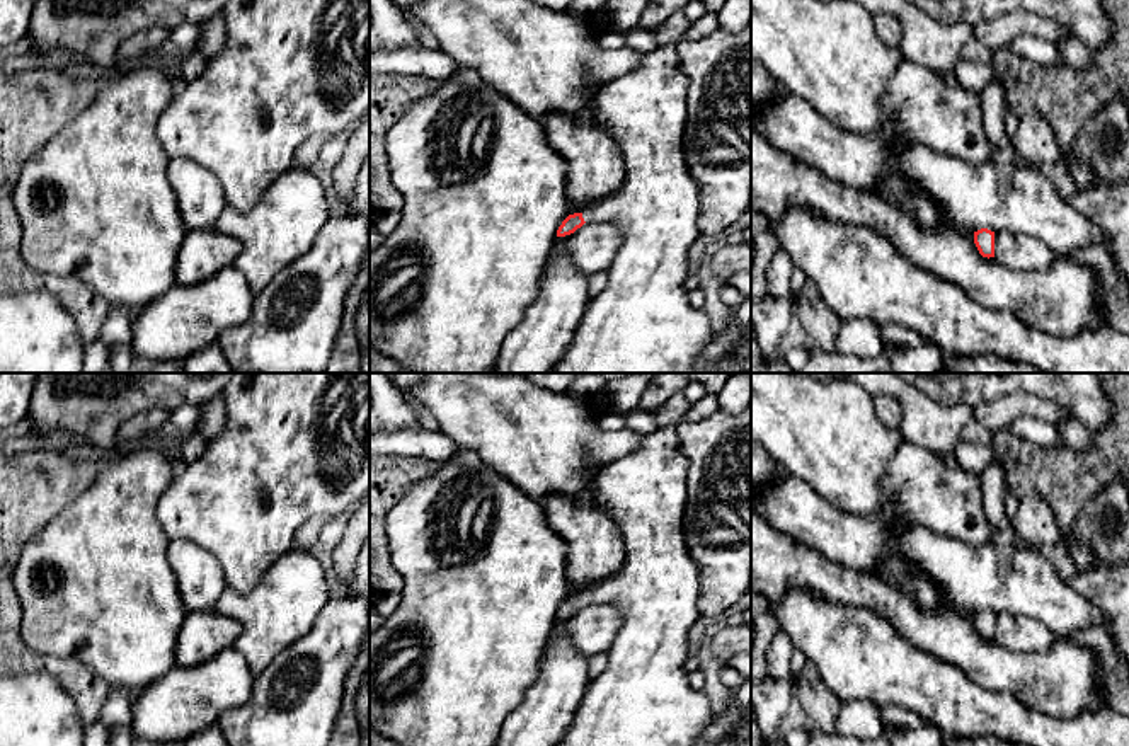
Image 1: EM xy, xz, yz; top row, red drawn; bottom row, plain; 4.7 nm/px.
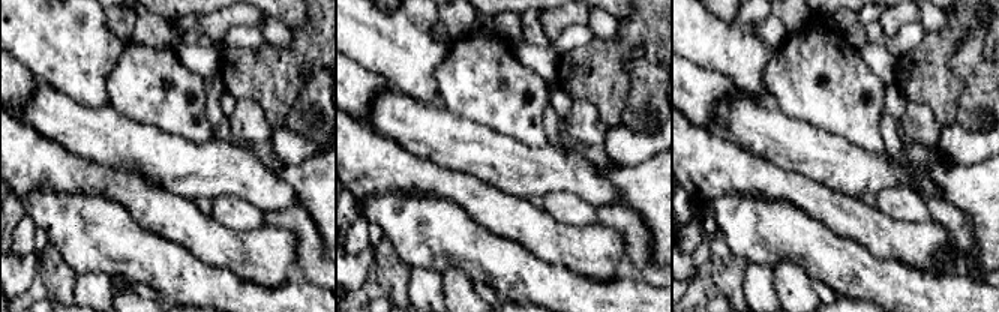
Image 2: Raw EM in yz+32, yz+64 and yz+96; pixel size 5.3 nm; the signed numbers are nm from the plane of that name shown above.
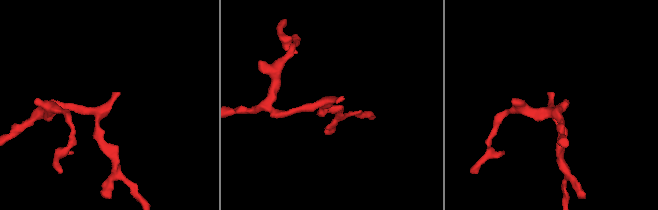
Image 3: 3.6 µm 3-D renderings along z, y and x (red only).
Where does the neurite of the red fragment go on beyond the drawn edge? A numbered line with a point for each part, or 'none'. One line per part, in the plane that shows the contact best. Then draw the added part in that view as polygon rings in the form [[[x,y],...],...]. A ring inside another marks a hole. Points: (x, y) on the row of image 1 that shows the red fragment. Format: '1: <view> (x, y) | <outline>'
1: xz (642, 322) | [[[676,44],[644,53],[640,63],[606,82],[596,92],[596,118],[615,136],[625,165],[616,192],[582,213],[584,221],[610,221],[622,230],[622,245],[613,255],[605,290],[587,301],[574,337],[548,373],[690,373],[693,361],[712,339],[710,318],[688,300],[688,252],[700,237],[700,187],[690,174],[683,133],[688,121],[690,78],[681,70]]]

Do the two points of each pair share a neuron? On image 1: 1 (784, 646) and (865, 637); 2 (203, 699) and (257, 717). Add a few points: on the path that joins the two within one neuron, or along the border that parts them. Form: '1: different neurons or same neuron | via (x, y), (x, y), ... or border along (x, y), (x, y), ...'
1: different neurons | border along (780, 629), (794, 648)
2: different neurons | border along (254, 677), (251, 695), (215, 723)

